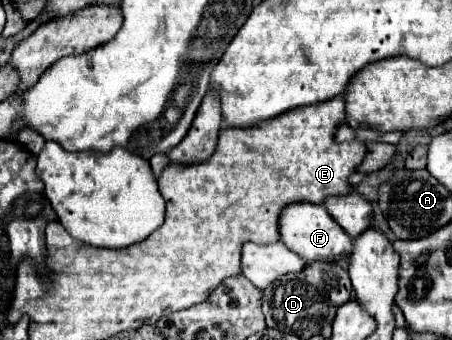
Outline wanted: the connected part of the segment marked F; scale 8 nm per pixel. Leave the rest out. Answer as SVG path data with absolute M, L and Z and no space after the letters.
M290 203L282 209L278 217L278 233L280 241L294 251L296 255L310 261L336 261L342 257L348 257L352 253L352 237L338 227L338 223L328 215L324 205L312 205L312 203Z

